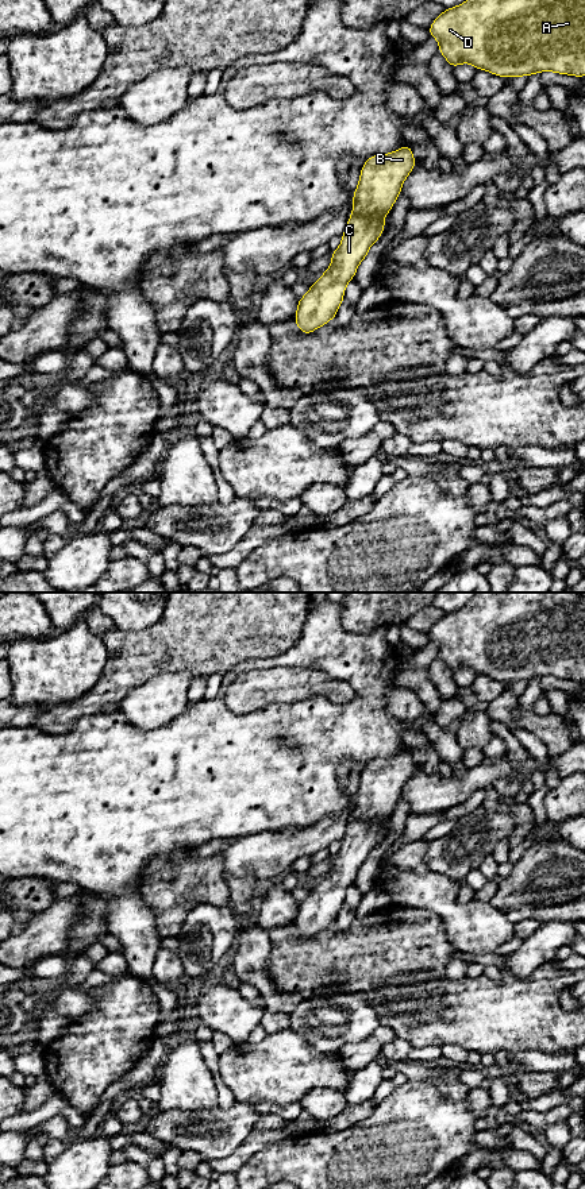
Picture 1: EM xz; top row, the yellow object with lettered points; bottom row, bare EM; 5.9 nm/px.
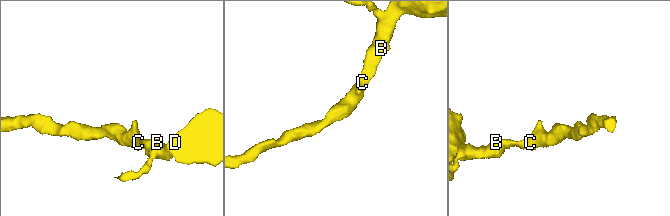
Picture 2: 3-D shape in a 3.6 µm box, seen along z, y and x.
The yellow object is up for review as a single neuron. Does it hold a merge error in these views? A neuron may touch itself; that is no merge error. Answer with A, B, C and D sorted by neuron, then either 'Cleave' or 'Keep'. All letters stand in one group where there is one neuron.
Groups: A B C D. Keep

